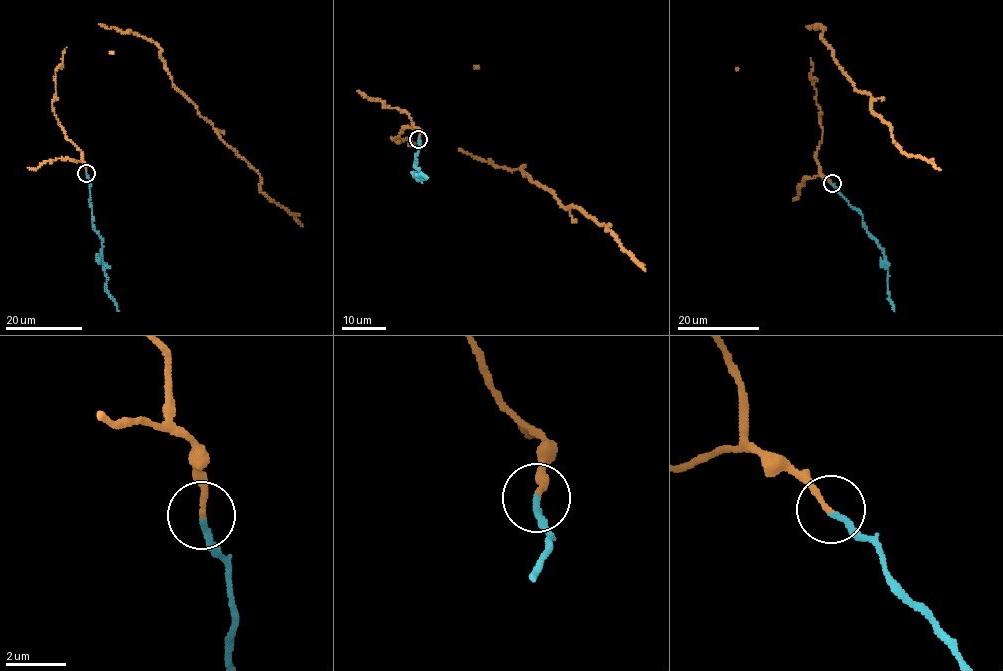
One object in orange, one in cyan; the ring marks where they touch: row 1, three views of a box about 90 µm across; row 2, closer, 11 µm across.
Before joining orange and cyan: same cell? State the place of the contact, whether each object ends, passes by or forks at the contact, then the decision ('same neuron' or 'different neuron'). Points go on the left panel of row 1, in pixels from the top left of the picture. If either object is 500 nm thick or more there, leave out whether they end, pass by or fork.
(86, 173) | orange ends | cyan ends | different neuron

